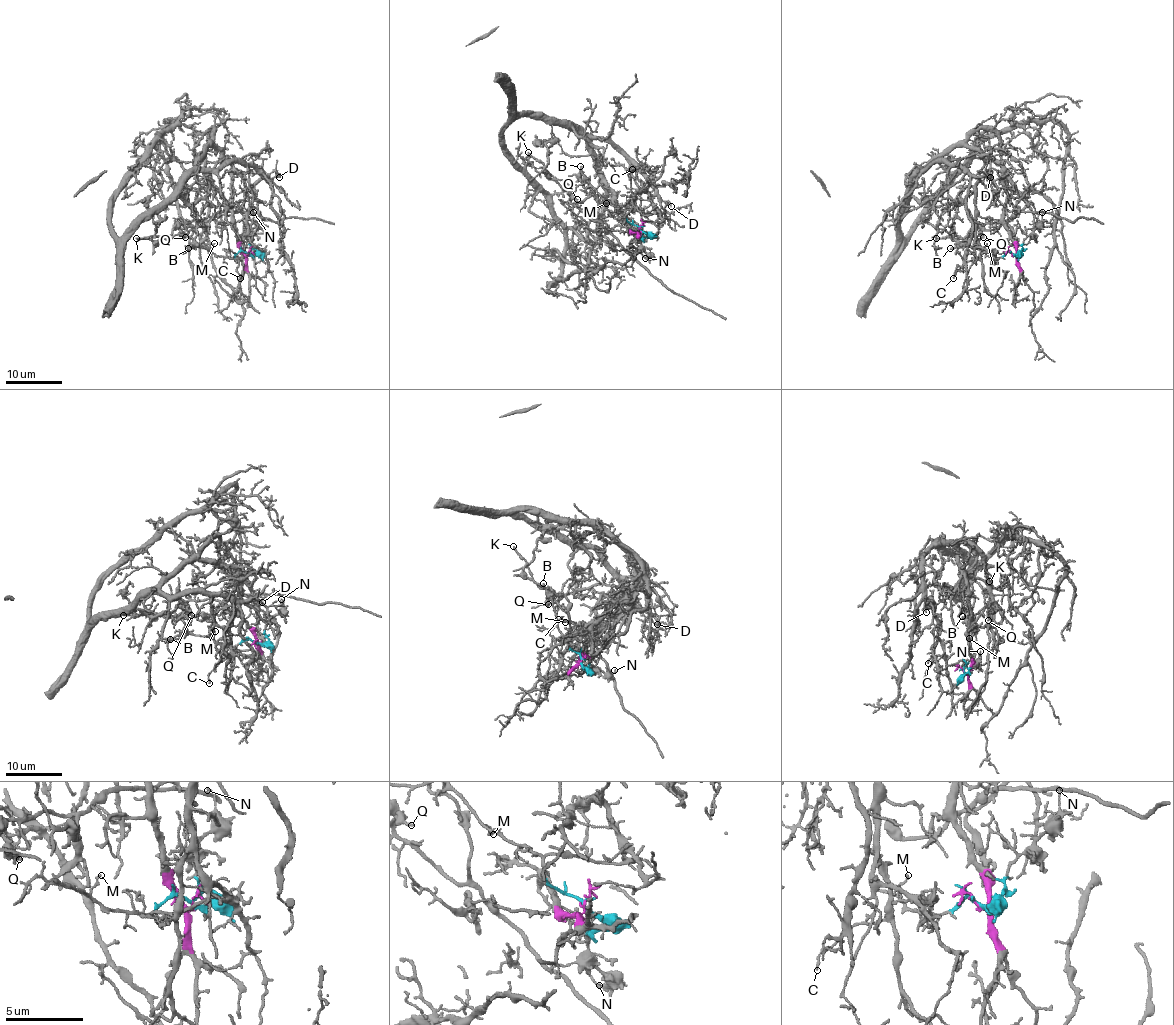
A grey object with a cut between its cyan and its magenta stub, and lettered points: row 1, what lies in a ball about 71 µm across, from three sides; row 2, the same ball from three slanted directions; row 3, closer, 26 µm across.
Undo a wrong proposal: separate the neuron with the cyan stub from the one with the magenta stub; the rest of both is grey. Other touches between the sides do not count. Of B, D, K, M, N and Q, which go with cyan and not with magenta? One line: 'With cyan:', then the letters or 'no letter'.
With cyan: B, K, M, N, Q

